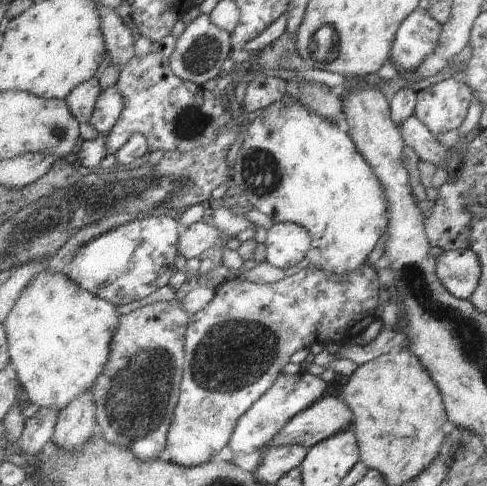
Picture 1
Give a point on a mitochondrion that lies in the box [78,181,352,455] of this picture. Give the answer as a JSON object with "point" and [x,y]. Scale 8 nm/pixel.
{"point":[134,402]}

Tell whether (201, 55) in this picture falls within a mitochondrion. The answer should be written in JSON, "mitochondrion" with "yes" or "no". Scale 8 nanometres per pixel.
{"mitochondrion":"yes"}

